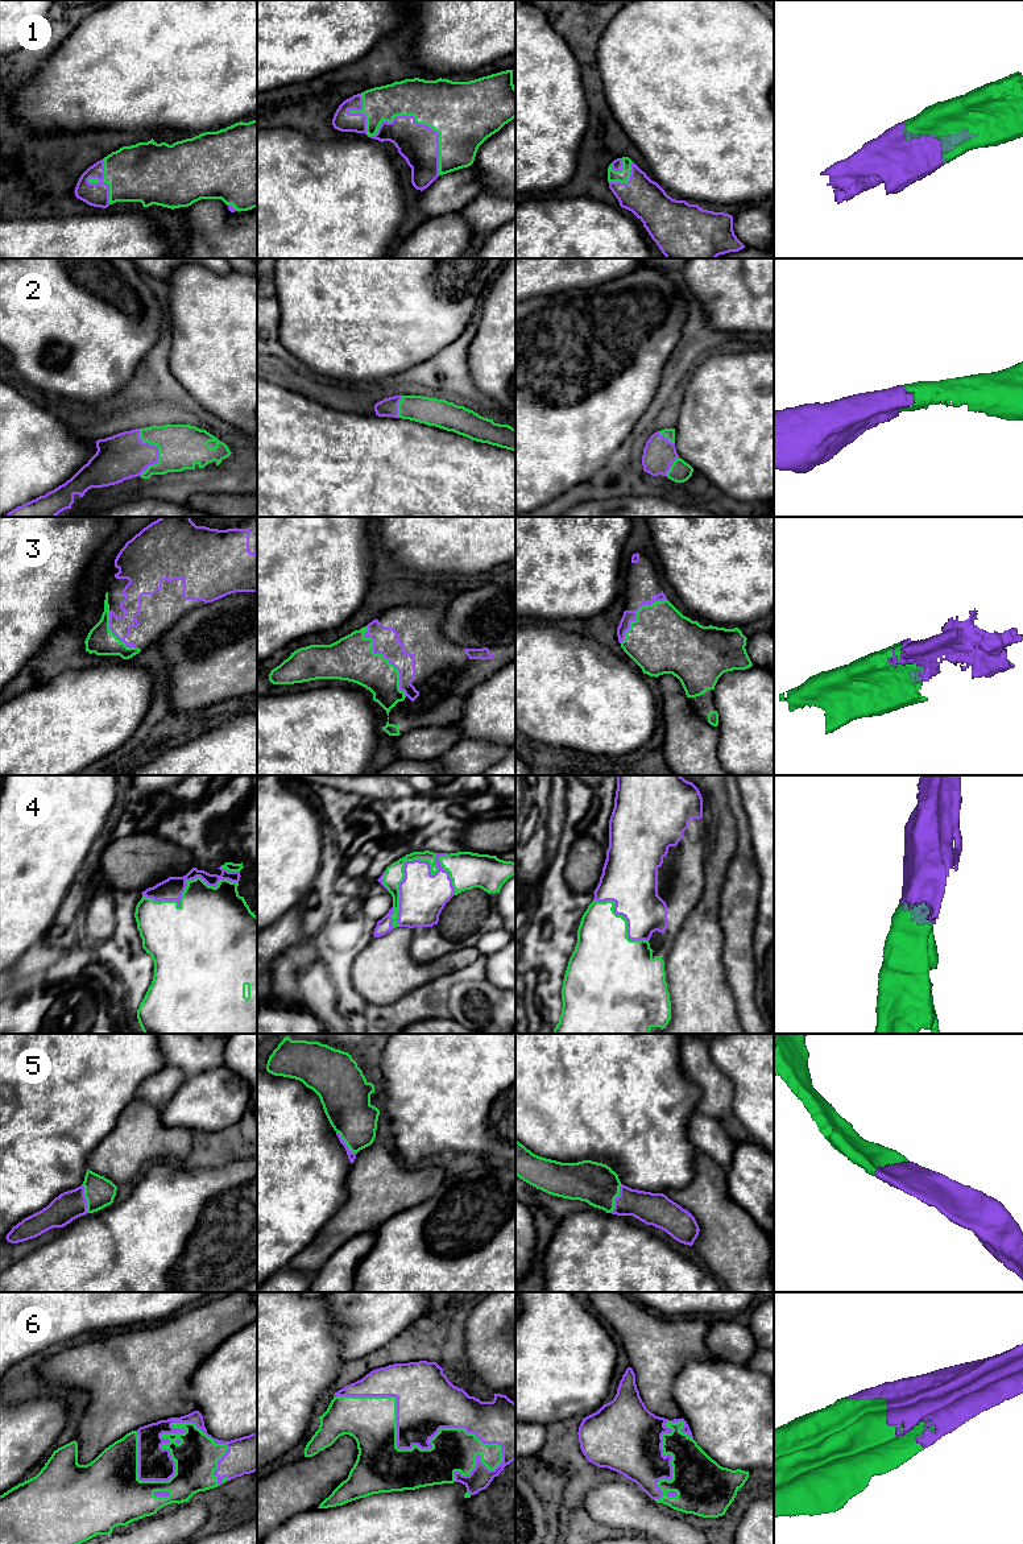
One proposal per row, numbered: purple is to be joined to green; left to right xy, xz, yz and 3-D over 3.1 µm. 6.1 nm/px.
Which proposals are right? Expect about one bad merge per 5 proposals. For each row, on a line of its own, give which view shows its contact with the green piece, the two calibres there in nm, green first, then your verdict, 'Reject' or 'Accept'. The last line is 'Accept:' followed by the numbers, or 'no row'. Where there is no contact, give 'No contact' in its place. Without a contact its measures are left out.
1: Touches green in xz. Thickness 320 nm (green) against 240 nm. Accept
2: Touches green in xy. Thickness 280 nm (green) against 280 nm. Accept
3: Touches green in xz. Thickness 280 nm (green) against 160 nm. Accept
4: Touches green in xz. Thickness 120 nm (green) against 280 nm. Accept
5: Touches green in yz. Thickness 260 nm (green) against 190 nm. Accept
6: Touches green in xz. Thickness 300 nm (green) against 300 nm. Accept
Accept: 1, 2, 3, 4, 5, 6

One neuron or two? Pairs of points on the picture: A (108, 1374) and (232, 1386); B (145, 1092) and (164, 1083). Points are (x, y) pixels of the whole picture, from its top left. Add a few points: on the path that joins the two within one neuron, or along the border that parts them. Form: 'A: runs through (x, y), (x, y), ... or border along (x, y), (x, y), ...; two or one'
A: border along (207, 1356), (189, 1385), (195, 1410); two
B: runs through (149, 1091), (156, 1091), (160, 1087); one

